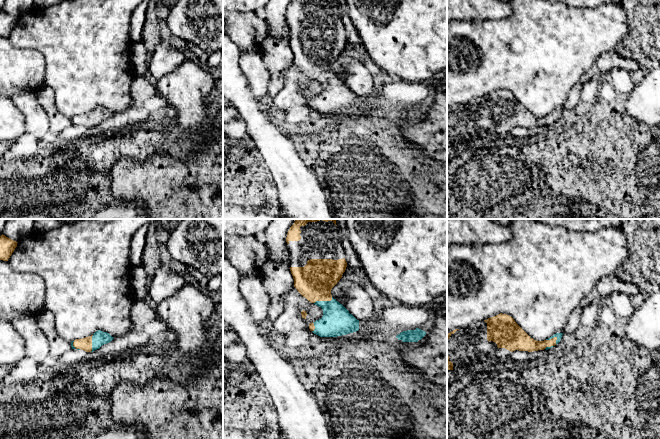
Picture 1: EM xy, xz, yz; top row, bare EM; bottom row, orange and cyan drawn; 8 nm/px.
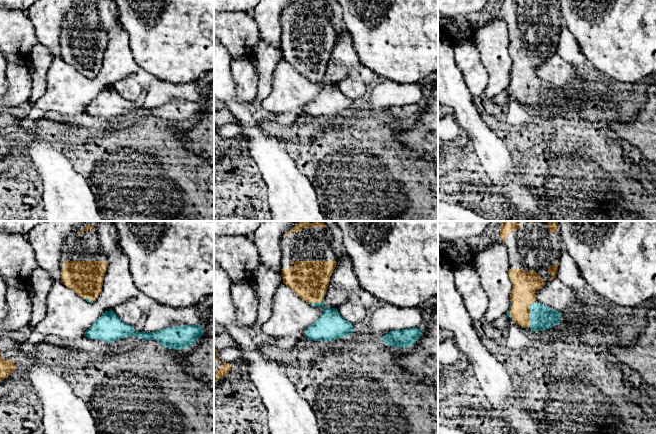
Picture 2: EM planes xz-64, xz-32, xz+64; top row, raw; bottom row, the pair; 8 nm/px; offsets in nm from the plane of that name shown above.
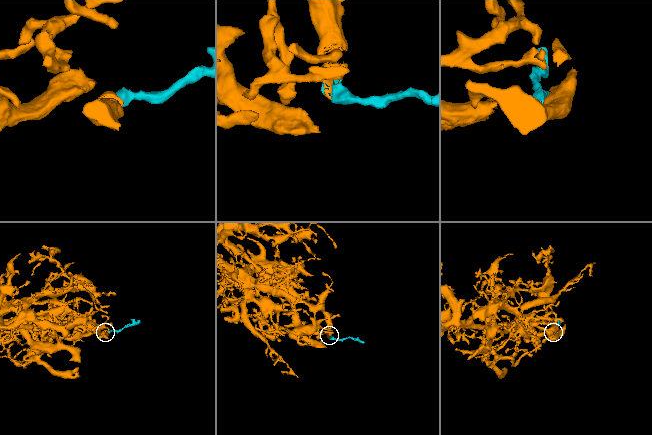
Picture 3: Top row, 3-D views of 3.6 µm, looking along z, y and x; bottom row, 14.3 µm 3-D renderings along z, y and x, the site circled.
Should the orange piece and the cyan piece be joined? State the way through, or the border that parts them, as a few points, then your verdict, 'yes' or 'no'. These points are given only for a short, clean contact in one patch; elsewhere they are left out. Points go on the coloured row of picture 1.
yes

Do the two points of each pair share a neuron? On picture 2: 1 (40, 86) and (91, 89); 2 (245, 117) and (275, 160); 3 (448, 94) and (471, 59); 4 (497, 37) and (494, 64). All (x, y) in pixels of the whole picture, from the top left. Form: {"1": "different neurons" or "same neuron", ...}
{"1": "different neurons", "2": "same neuron", "3": "different neurons", "4": "same neuron"}

